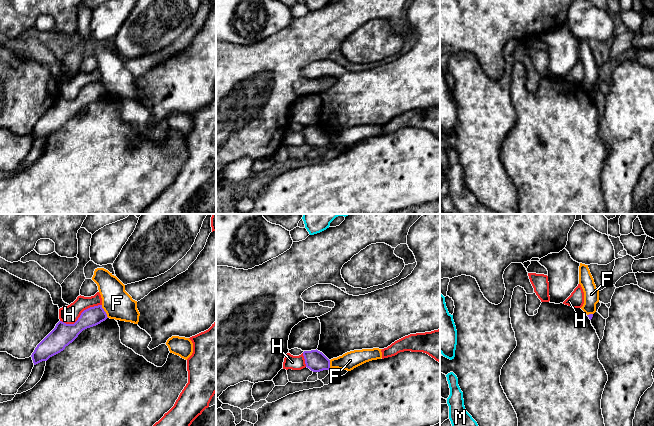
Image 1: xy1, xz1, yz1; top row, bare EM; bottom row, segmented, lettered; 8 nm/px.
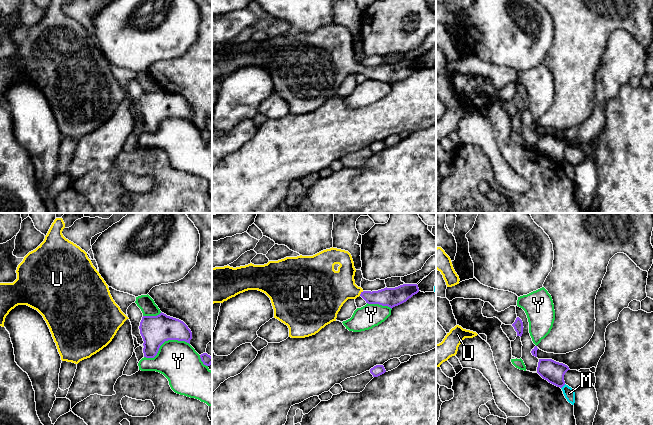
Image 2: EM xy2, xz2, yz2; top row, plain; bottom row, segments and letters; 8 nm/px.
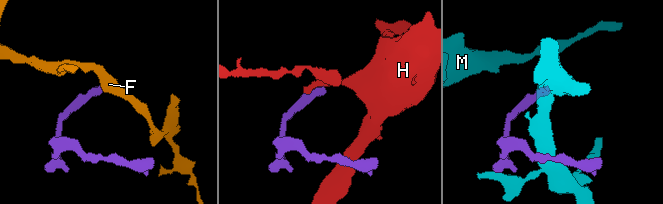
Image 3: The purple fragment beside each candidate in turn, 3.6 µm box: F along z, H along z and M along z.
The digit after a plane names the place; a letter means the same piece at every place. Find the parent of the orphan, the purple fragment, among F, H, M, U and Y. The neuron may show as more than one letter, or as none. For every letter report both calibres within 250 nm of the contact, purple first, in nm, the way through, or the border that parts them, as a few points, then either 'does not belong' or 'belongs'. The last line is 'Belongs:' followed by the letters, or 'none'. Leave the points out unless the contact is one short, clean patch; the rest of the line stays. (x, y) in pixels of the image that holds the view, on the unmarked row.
F: 150 nm thick on the purple side, 240 nm on the other; border along xy1 (101, 81), (108, 93); does not belong
H: 180 nm thick on the purple side, 150 nm on the other; border along xy1 (101, 80), (85, 85), (73, 99), (60, 97); does not belong
M: 170 nm thick on the purple side, 90 nm on the other; does not belong
U: 160 nm thick on the purple side, 300 nm on the other; runs through xz2 (391, 73), (369, 73), (361, 69), (347, 65), (331, 65); belongs
Y: 240 nm thick on the purple side, 320 nm on the other; does not belong
Belongs: U

